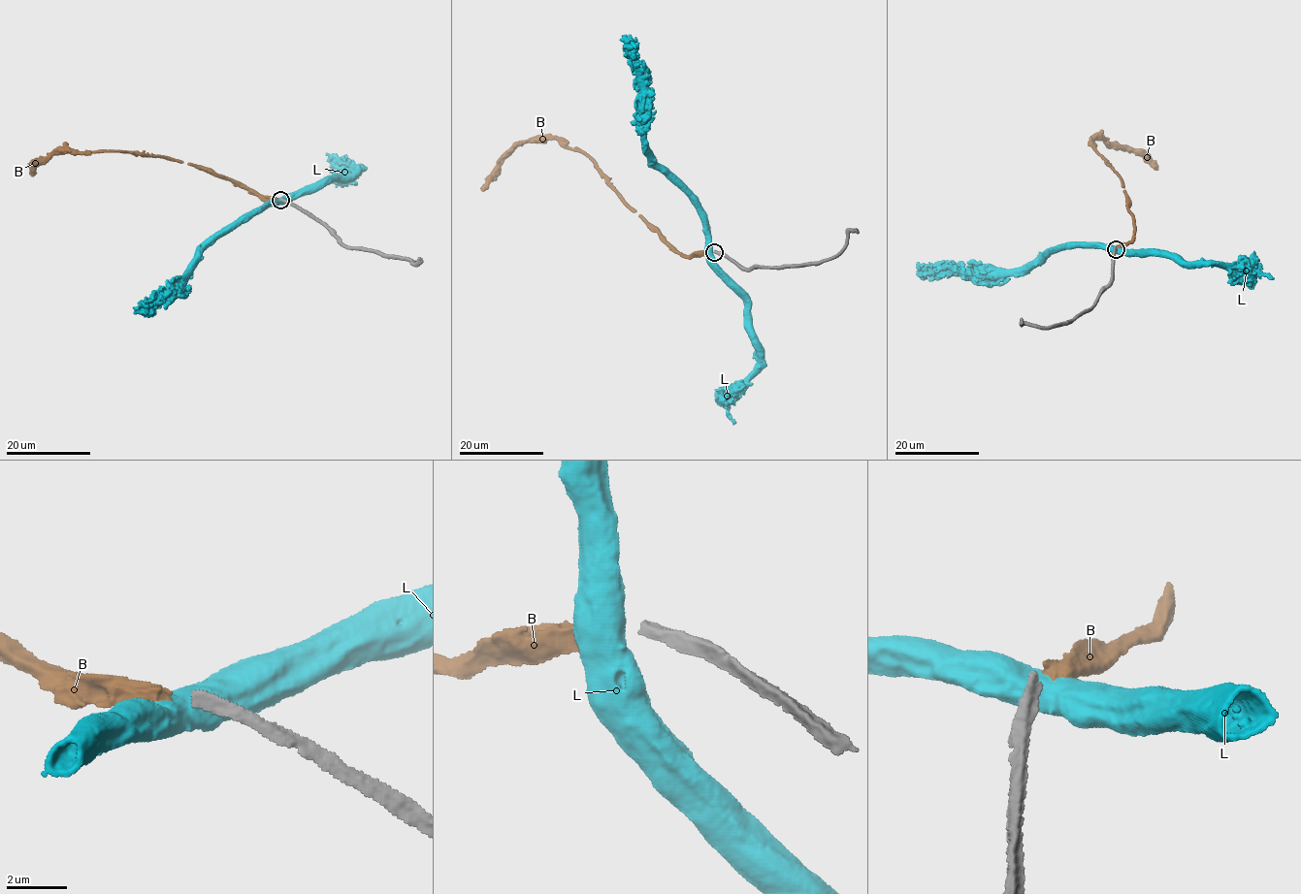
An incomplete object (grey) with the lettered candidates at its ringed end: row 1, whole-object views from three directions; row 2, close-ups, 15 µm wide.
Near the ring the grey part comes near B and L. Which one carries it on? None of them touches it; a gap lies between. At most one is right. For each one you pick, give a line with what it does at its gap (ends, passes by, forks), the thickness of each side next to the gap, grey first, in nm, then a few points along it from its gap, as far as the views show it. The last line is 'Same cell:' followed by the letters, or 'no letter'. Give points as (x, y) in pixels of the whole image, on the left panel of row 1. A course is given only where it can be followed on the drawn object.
B: It ends there. Thickness 380 nm (grey) against 460 nm. Its course: (276, 200), (260, 198), (214, 173), (187, 164), (115, 150), (54, 150), (38, 161), (32, 175)
Same cell: B

